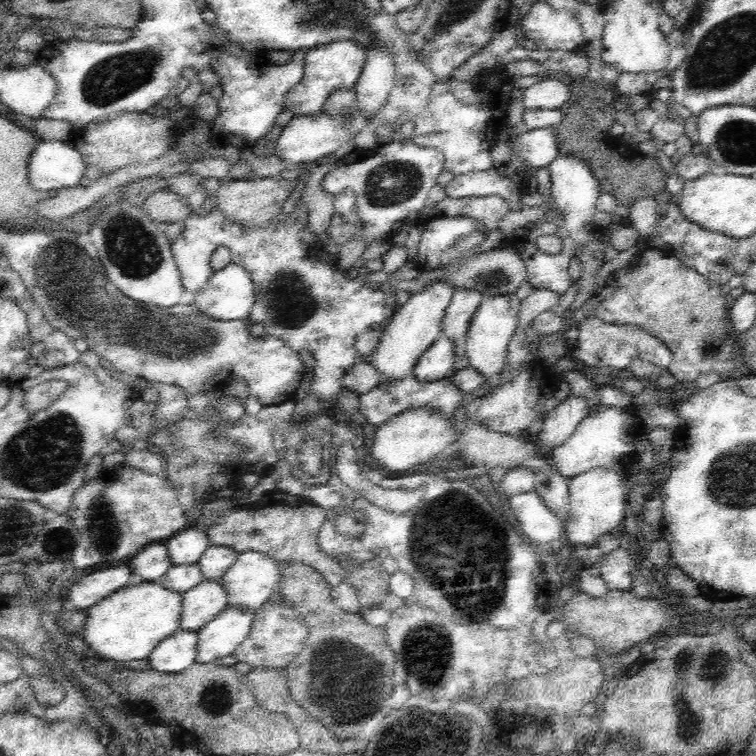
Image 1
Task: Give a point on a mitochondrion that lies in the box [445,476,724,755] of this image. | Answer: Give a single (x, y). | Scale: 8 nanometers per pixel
(689, 723)

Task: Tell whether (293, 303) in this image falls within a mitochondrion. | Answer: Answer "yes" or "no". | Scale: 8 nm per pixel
yes

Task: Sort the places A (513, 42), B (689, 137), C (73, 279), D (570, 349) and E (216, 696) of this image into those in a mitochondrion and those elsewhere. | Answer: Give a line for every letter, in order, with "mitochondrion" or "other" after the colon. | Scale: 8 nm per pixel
A: other
B: other
C: mitochondrion
D: other
E: mitochondrion

